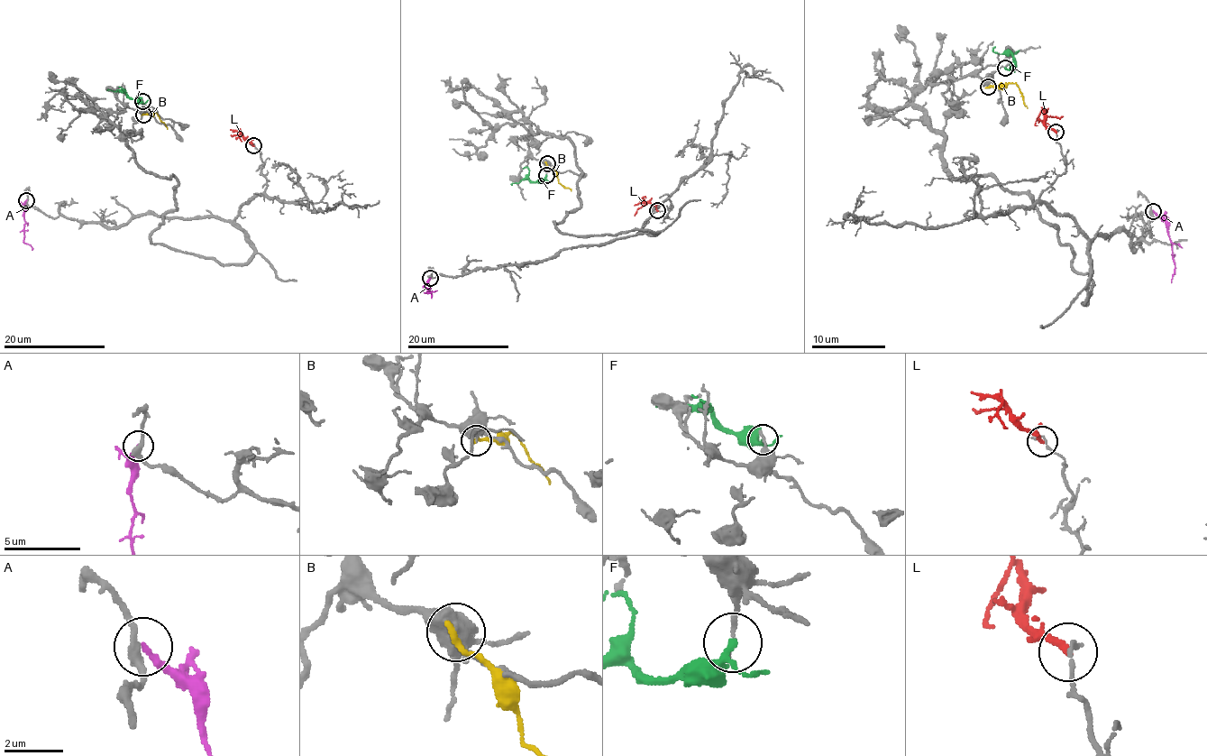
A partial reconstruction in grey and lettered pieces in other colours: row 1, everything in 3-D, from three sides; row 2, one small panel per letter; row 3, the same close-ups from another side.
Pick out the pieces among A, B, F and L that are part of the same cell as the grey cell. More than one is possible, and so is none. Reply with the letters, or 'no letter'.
no letter

